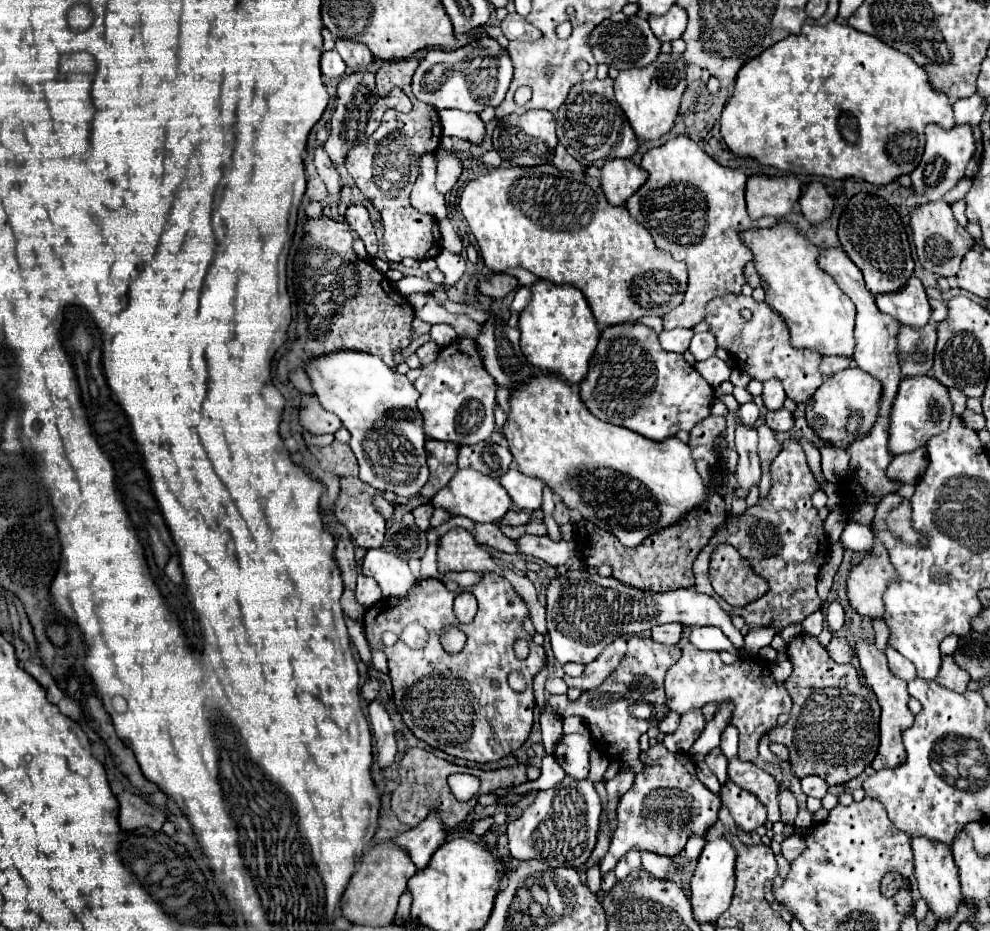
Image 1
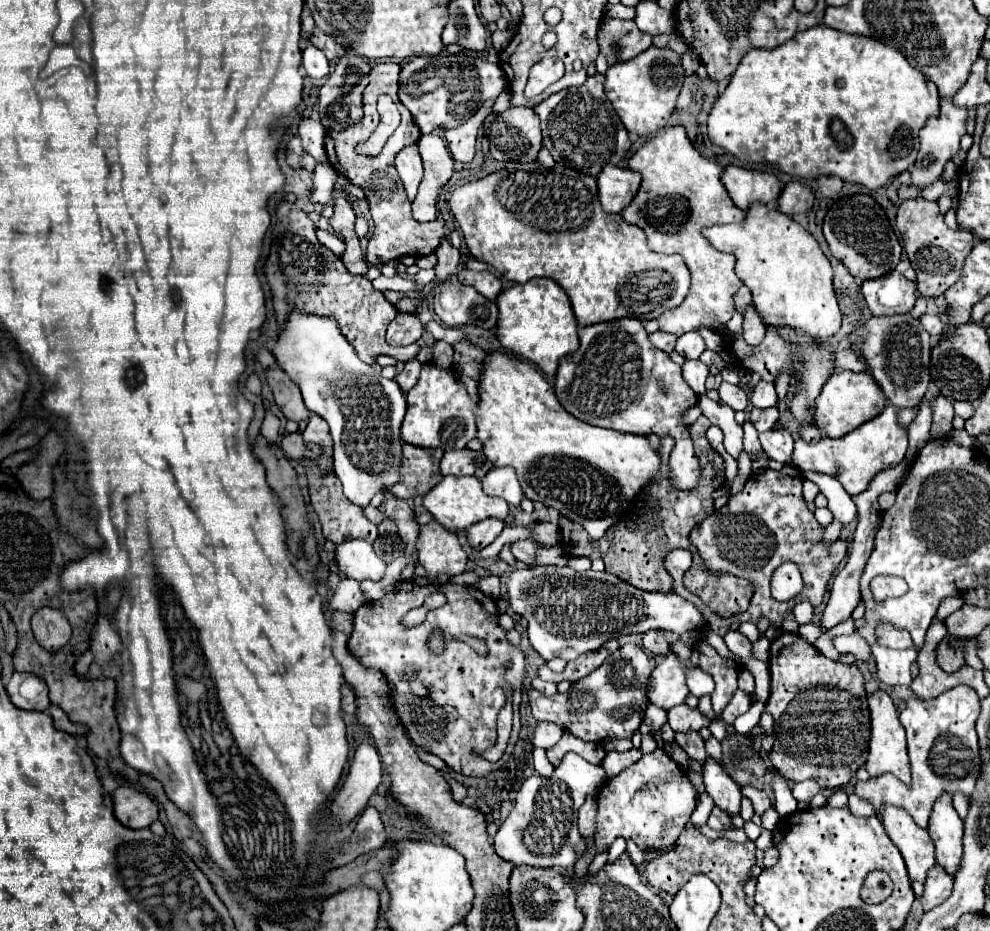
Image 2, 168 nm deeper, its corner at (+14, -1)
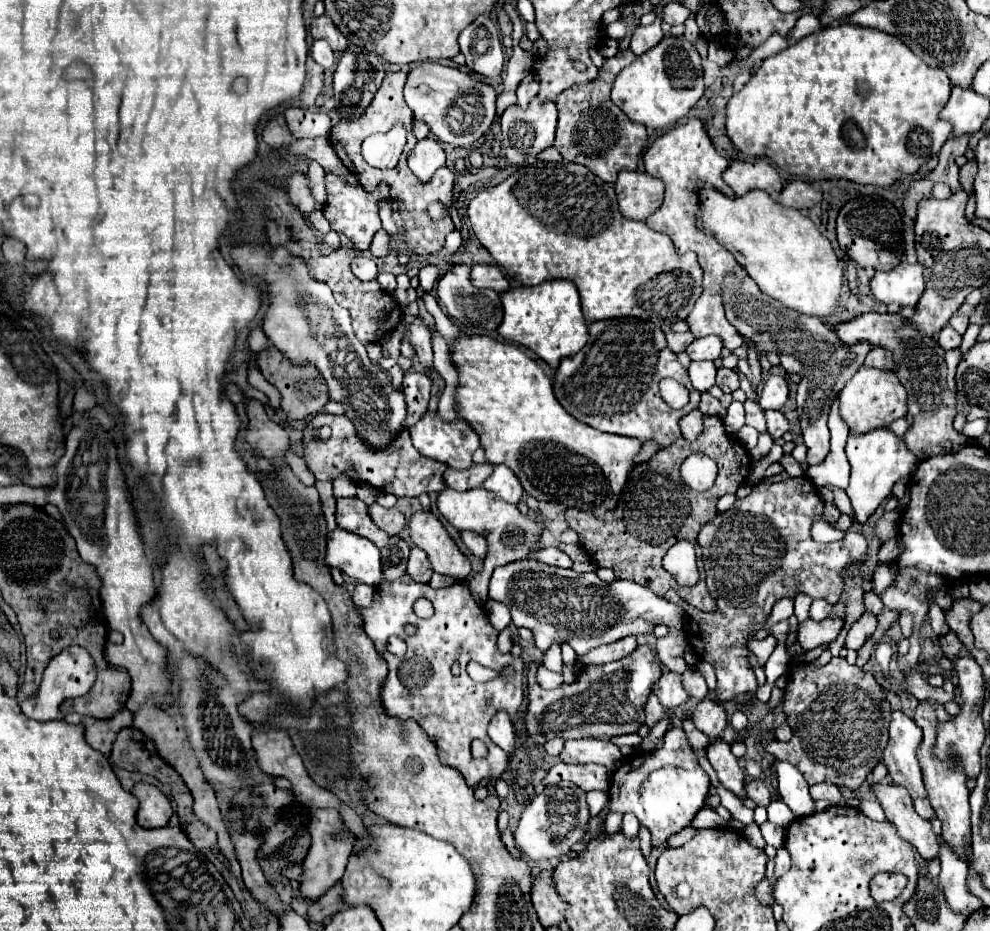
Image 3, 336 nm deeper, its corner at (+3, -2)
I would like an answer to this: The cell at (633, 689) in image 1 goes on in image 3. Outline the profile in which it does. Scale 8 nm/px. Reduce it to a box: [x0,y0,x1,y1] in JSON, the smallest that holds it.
[525,646,661,746]

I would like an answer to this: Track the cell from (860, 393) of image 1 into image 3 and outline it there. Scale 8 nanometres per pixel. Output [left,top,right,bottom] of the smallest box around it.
[841,366,907,434]

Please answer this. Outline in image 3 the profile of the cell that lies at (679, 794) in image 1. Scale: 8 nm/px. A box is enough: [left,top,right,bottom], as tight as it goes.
[609,728,709,846]

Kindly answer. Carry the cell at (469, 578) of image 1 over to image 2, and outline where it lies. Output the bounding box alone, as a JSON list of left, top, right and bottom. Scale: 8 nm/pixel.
[476,575,502,599]

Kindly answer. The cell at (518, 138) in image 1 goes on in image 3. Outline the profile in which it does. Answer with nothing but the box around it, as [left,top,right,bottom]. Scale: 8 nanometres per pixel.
[501,98,557,164]

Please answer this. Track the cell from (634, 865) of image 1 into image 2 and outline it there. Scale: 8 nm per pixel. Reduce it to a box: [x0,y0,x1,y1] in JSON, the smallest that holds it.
[608,839,626,863]

